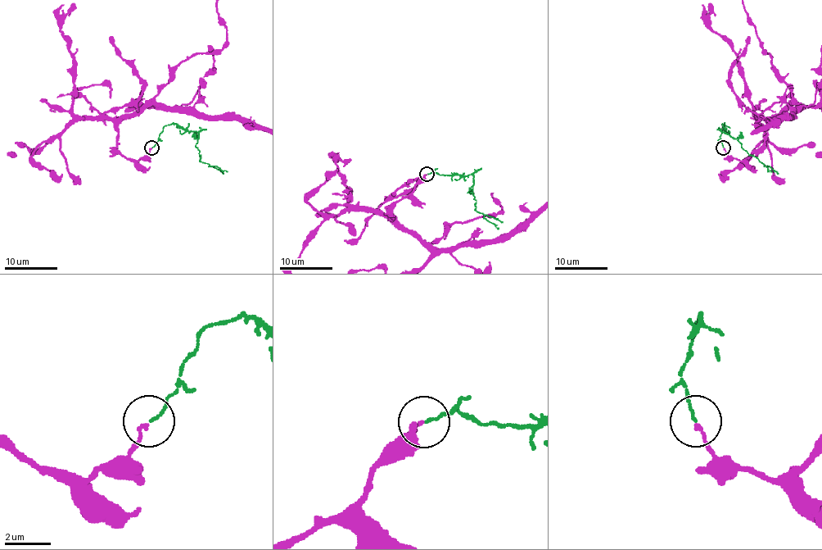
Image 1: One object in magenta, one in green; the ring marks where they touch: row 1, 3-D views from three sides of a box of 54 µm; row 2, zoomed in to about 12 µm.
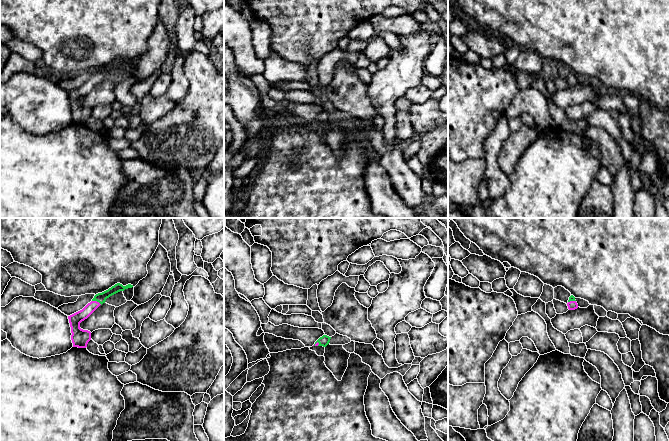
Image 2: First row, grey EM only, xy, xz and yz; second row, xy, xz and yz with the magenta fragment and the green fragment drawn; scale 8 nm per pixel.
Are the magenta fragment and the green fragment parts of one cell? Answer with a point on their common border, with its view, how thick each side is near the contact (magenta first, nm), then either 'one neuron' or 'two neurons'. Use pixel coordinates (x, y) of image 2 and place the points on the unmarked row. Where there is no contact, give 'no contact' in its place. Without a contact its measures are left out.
xy (96, 77) | 100/80 nm | two neurons

